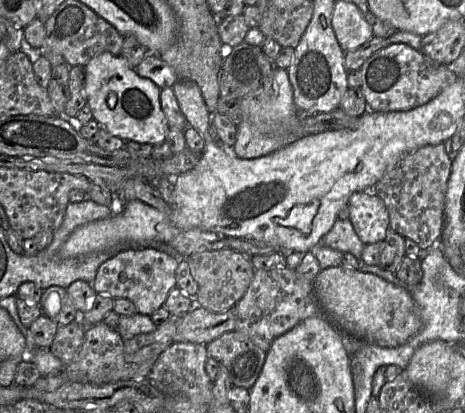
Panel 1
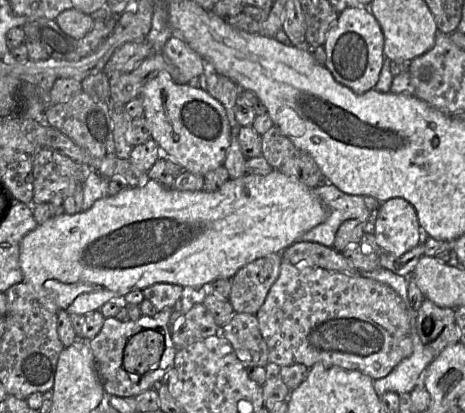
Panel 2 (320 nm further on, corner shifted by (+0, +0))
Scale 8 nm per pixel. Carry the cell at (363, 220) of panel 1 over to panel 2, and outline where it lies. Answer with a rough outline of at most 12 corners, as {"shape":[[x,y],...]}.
{"shape":[[396,197],[374,213],[380,250],[398,257],[422,242],[415,208]]}

